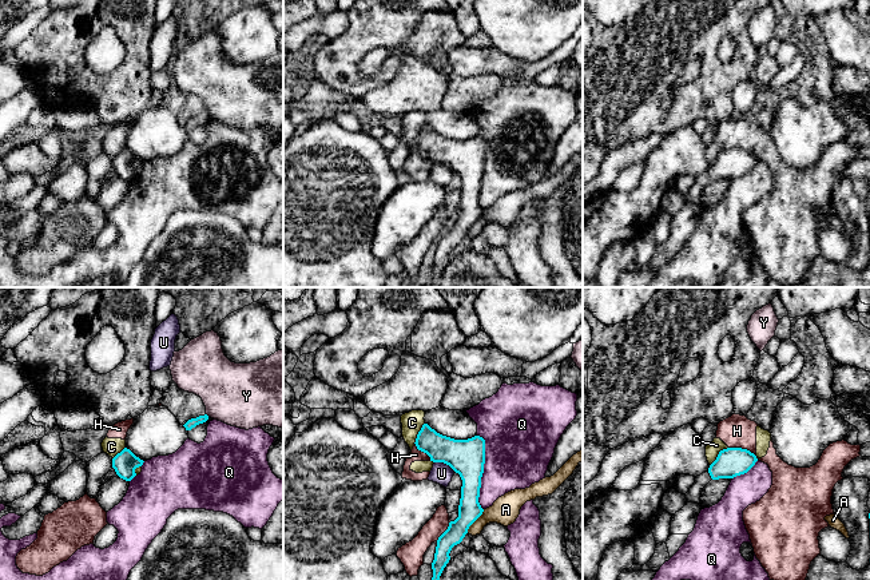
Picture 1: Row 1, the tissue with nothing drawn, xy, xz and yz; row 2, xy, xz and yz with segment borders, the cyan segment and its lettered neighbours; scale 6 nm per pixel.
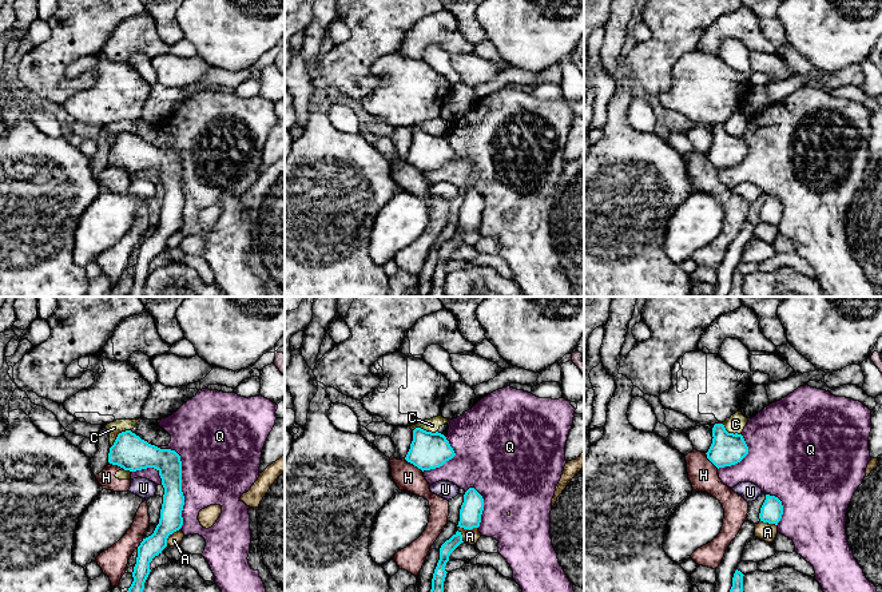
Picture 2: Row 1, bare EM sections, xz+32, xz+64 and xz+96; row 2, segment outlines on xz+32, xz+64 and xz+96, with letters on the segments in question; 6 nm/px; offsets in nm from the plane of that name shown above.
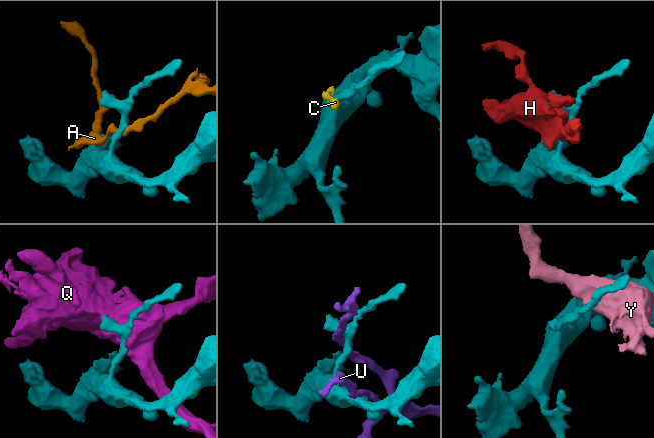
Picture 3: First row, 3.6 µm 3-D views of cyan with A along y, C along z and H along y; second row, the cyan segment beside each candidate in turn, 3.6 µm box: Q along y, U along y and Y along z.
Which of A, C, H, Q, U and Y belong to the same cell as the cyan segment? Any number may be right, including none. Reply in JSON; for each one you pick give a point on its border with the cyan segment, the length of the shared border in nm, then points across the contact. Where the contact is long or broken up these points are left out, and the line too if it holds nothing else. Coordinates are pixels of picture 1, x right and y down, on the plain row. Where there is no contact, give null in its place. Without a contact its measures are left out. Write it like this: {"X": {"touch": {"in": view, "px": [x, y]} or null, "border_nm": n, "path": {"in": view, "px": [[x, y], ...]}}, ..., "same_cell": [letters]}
{"same_cell": []}

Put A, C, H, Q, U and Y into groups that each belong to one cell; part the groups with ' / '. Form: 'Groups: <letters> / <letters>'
Groups: A / C H / Q / U / Y

